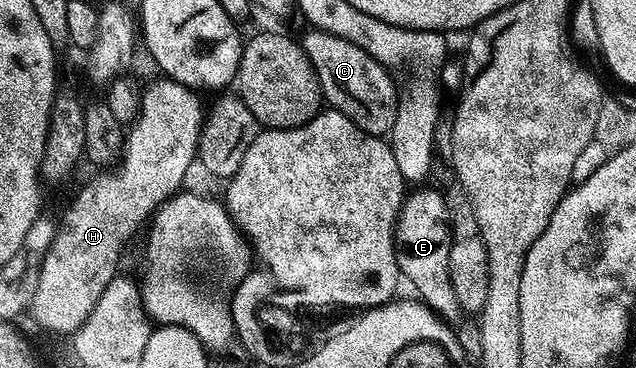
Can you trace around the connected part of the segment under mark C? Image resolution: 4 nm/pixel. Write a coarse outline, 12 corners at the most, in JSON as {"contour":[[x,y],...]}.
{"contour":[[342,36],[302,45],[323,101],[359,130],[391,135],[397,79]]}

